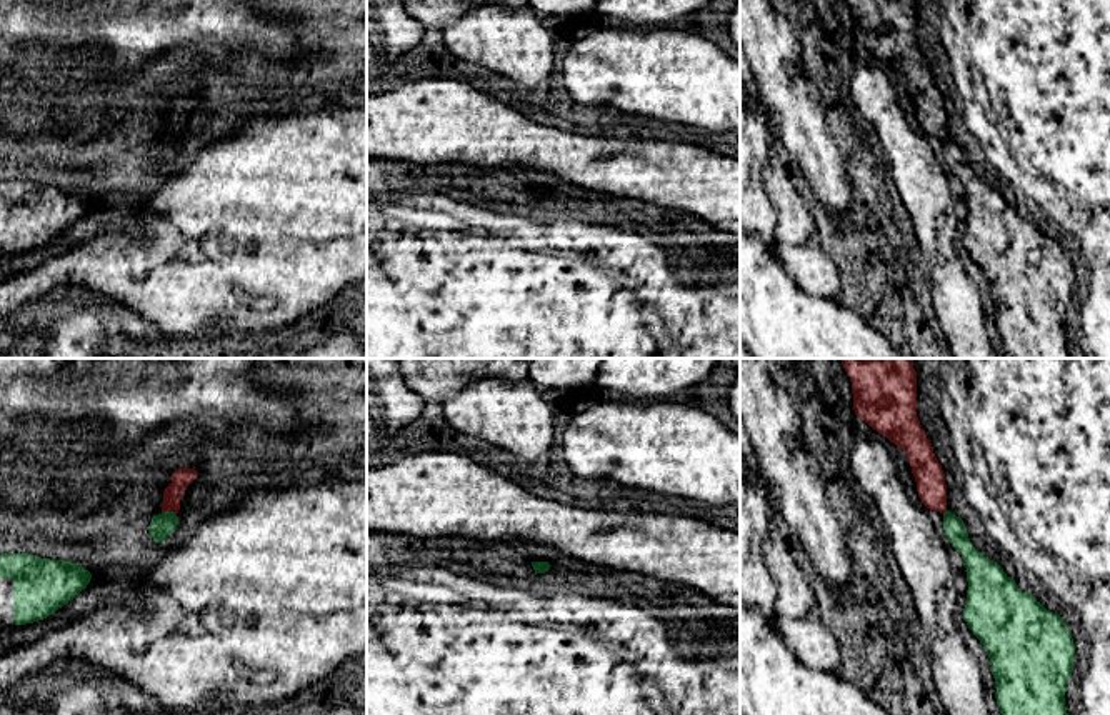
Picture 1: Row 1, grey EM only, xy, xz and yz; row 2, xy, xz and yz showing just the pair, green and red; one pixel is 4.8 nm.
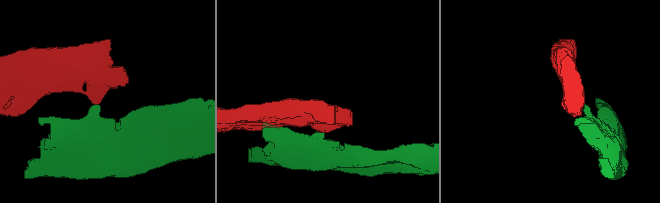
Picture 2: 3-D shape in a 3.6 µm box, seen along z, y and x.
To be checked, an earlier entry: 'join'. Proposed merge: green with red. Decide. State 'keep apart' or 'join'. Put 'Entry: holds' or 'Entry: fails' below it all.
keep apart
Entry: fails

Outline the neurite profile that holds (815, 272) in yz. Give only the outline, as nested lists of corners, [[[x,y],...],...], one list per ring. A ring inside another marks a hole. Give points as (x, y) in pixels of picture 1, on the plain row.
[[[818,243],[782,245],[775,248],[775,253],[800,290],[810,297],[837,300],[842,288],[842,272]]]

